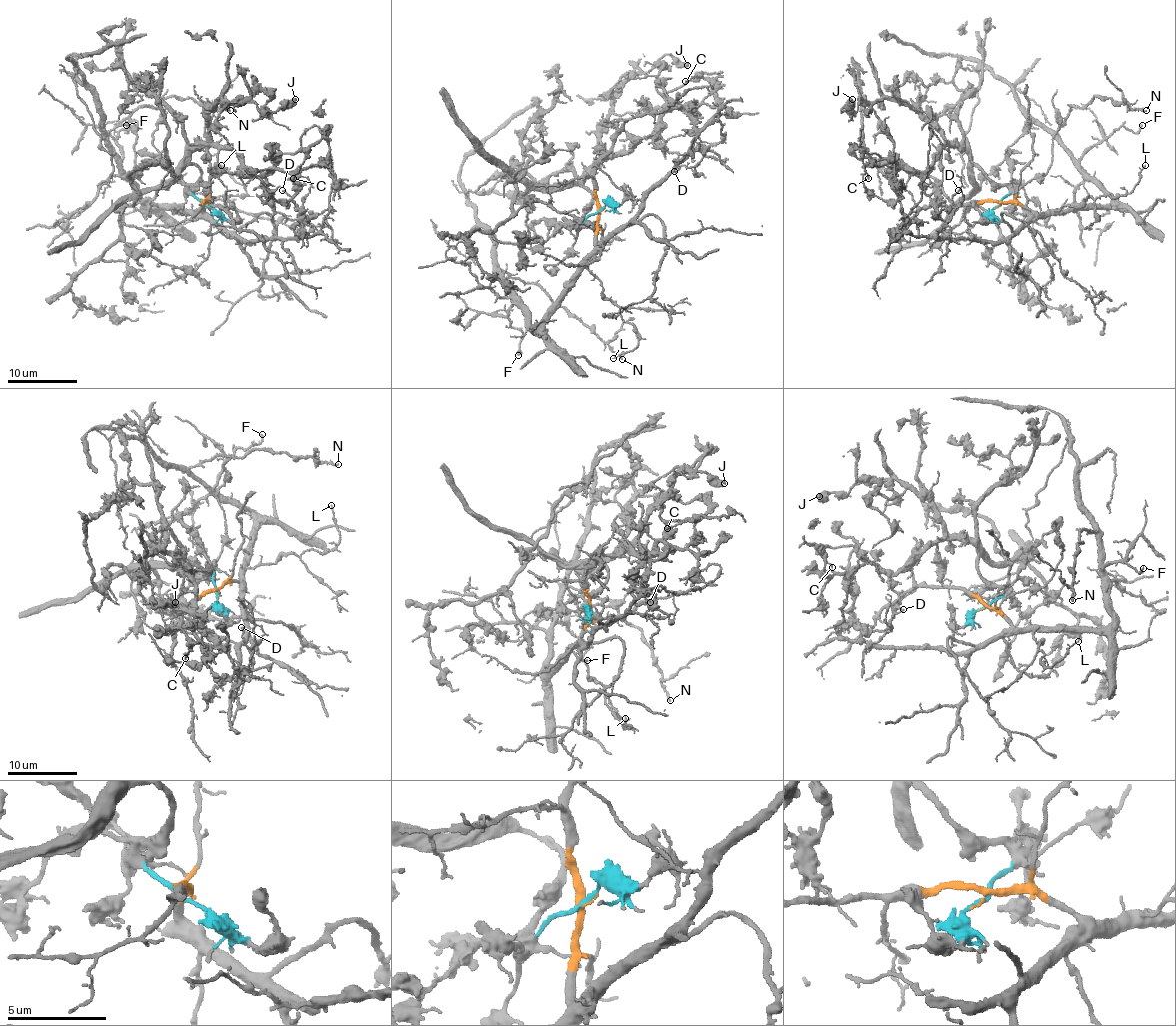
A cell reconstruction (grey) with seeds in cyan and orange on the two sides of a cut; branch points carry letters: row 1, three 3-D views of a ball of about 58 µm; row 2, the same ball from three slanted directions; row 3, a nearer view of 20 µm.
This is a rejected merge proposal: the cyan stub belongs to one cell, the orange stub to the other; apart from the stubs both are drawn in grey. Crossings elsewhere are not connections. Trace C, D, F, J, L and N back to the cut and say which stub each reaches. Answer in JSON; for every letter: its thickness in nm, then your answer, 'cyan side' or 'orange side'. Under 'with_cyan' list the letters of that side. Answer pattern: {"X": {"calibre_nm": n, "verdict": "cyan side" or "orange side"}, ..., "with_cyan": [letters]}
{"C": {"calibre_nm": 120, "verdict": "cyan side"}, "D": {"calibre_nm": 130, "verdict": "orange side"}, "F": {"calibre_nm": 170, "verdict": "orange side"}, "J": {"calibre_nm": 440, "verdict": "cyan side"}, "L": {"calibre_nm": 110, "verdict": "orange side"}, "N": {"calibre_nm": 190, "verdict": "orange side"}, "with_cyan": ["C", "J"]}

